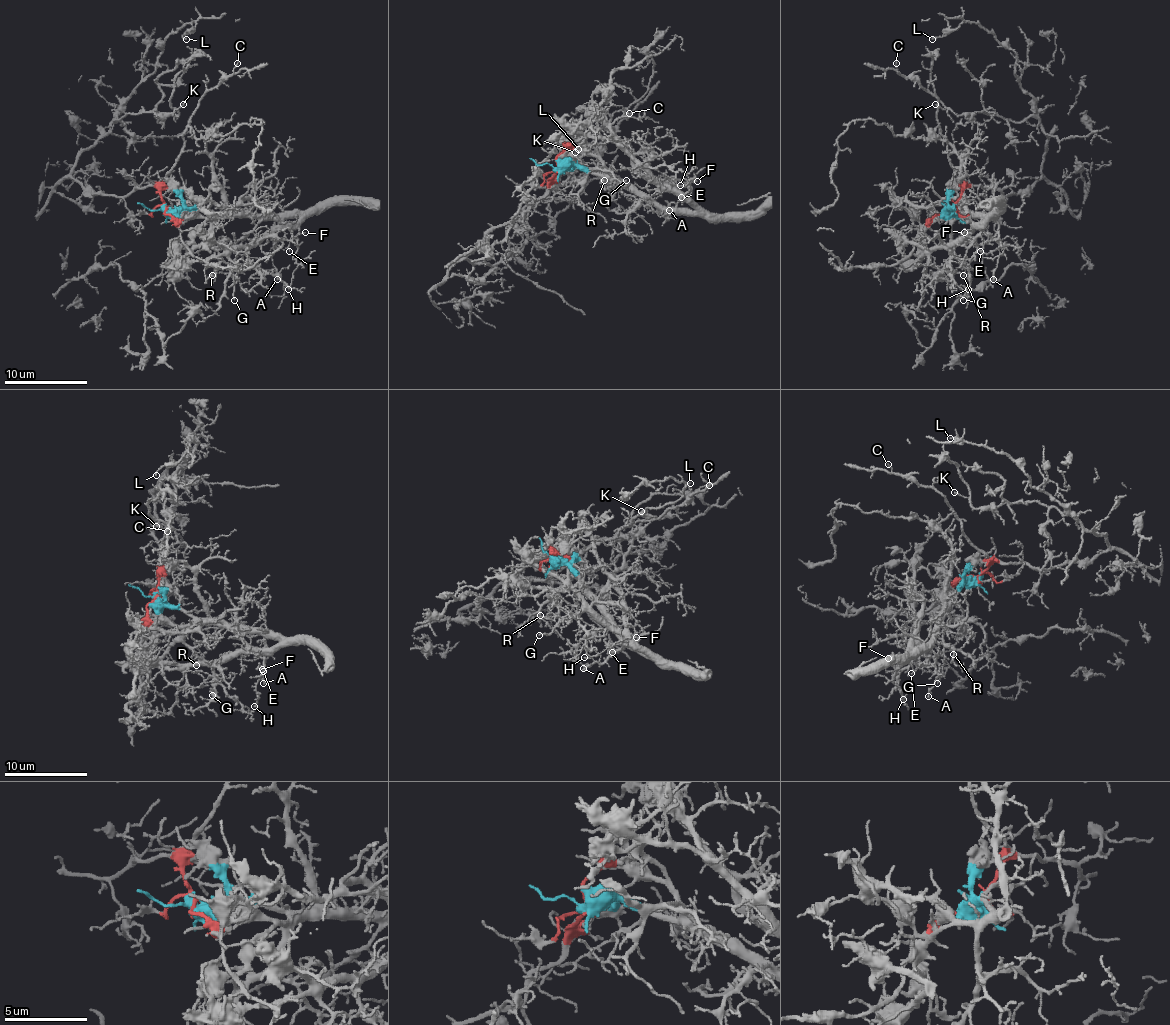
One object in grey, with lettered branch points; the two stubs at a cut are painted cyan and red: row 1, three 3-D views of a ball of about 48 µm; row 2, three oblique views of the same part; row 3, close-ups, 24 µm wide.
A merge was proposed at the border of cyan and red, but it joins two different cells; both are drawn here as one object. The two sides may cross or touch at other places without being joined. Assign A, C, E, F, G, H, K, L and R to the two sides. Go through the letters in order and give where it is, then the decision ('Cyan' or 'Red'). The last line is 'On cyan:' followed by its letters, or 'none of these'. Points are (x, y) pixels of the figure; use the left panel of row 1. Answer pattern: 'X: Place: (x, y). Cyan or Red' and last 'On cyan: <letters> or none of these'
A: Place: (277, 279). Cyan
C: Place: (237, 63). Red
E: Place: (289, 251). Cyan
F: Place: (305, 232). Cyan
G: Place: (234, 300). Cyan
H: Place: (288, 289). Cyan
K: Place: (183, 104). Red
L: Place: (186, 39). Red
R: Place: (212, 275). Cyan
On cyan: A, E, F, G, H, R

